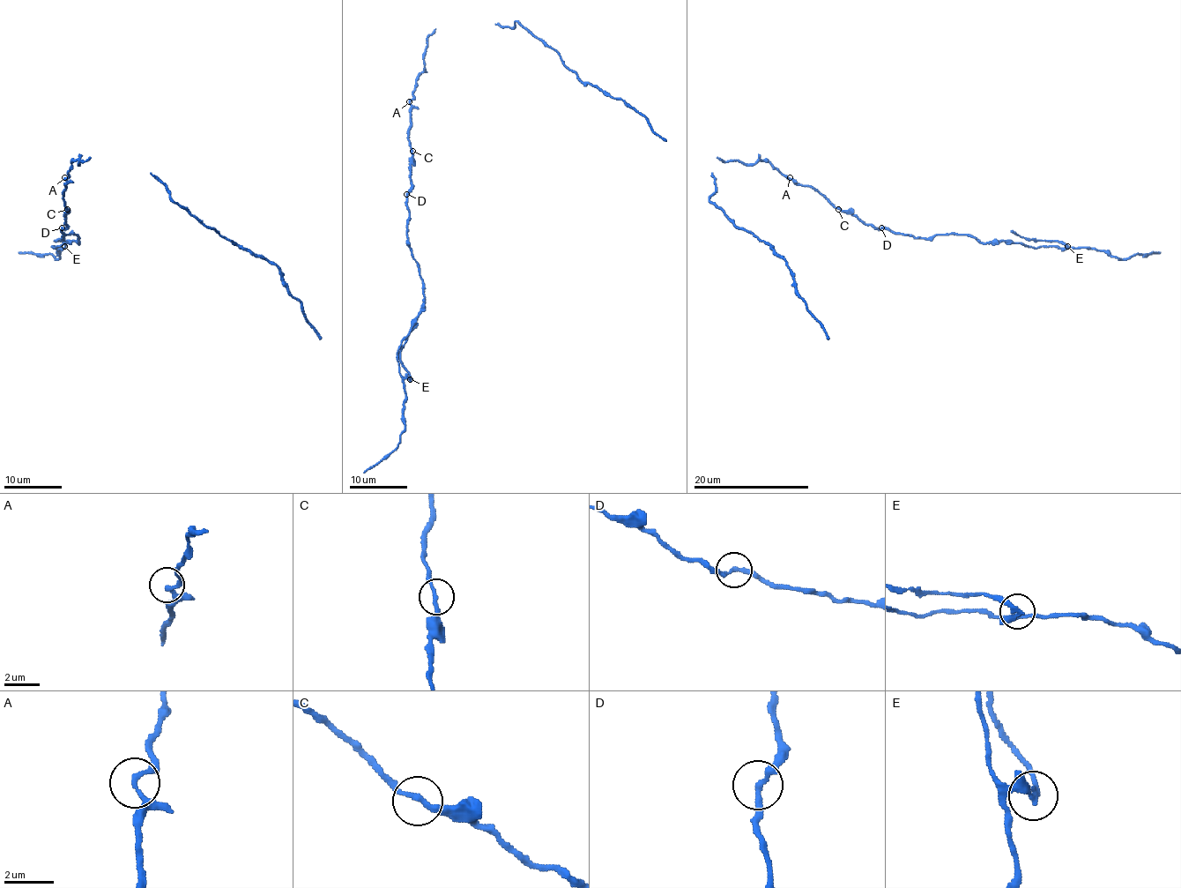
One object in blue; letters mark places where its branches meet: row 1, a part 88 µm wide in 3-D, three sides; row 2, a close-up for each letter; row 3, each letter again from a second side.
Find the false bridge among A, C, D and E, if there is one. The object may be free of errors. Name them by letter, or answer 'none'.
E

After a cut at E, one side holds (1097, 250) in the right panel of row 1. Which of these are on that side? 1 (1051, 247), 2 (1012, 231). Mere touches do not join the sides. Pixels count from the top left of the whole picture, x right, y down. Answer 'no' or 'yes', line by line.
1: yes
2: no

